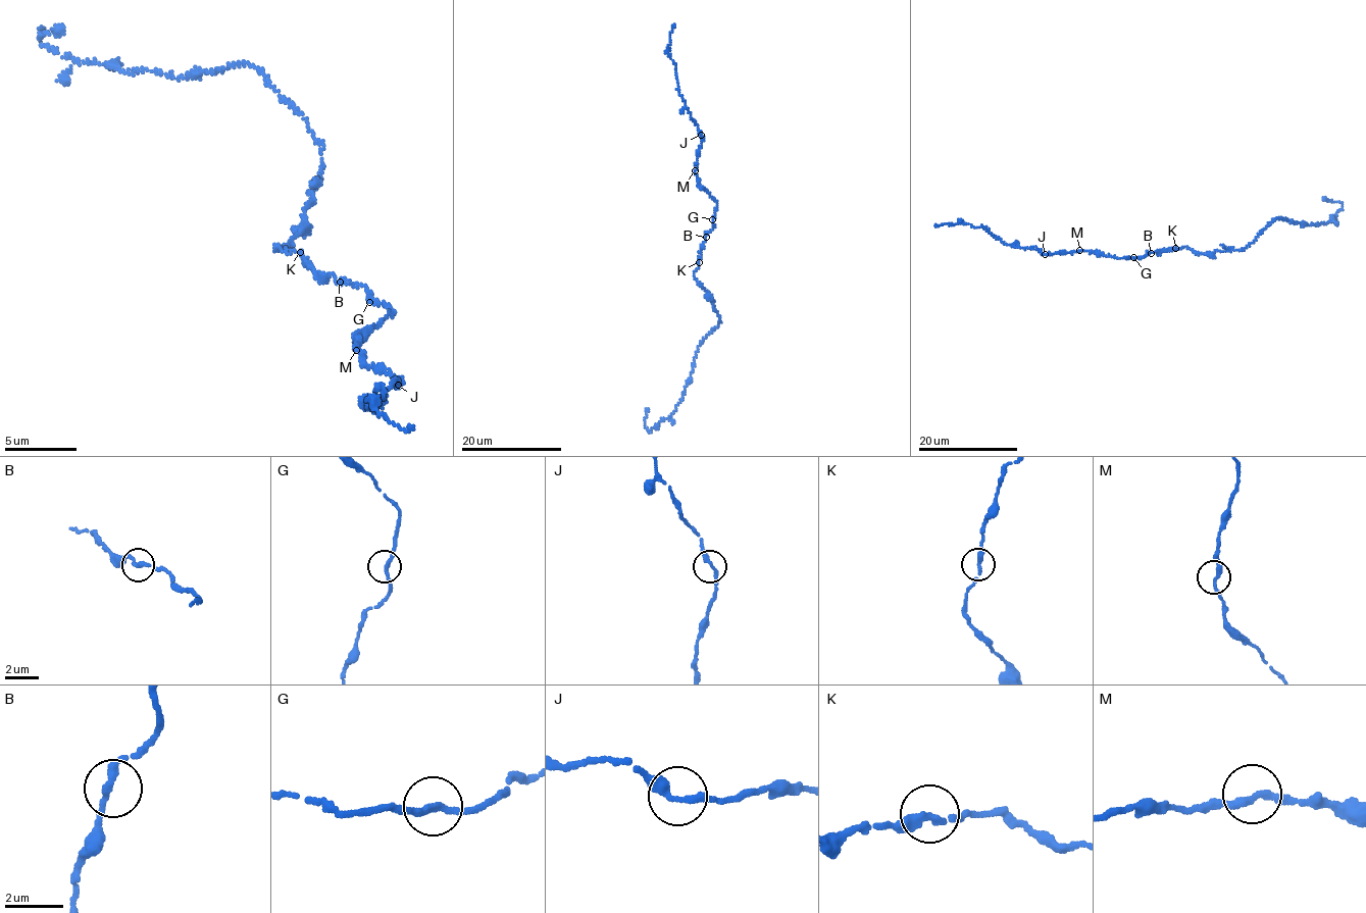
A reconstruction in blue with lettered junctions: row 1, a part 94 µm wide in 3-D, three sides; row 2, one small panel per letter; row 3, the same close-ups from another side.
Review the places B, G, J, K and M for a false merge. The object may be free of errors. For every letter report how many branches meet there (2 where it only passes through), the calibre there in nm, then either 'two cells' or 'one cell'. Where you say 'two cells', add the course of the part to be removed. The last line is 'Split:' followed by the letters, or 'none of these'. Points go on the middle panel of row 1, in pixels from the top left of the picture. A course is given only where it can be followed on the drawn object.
B: 2 branches meet; 240 nm thick; one cell
G: 2 branches meet; 260 nm thick; one cell
J: 2 branches meet; 280 nm thick; one cell
K: 2 branches meet; 280 nm thick; one cell
M: 2 branches meet; 260 nm thick; one cell
Split: none of these

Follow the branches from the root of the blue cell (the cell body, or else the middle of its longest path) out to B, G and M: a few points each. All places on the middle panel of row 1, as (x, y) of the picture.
B: (699, 257), (706, 237)
G: (699, 257), (706, 235), (713, 229), (712, 219)
M: (699, 257), (706, 235), (713, 229), (716, 202), (699, 185), (695, 170)

